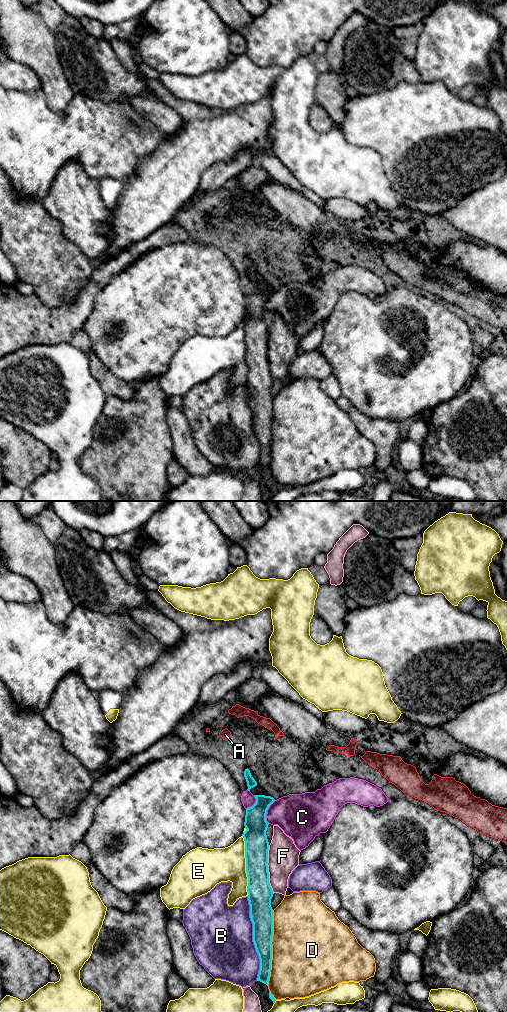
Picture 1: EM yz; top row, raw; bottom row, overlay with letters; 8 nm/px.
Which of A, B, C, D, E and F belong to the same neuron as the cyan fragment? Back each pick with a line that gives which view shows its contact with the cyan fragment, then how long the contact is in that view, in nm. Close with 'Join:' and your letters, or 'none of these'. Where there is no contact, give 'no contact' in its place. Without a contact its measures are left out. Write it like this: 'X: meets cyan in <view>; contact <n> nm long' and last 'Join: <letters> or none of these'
Join: none of these

